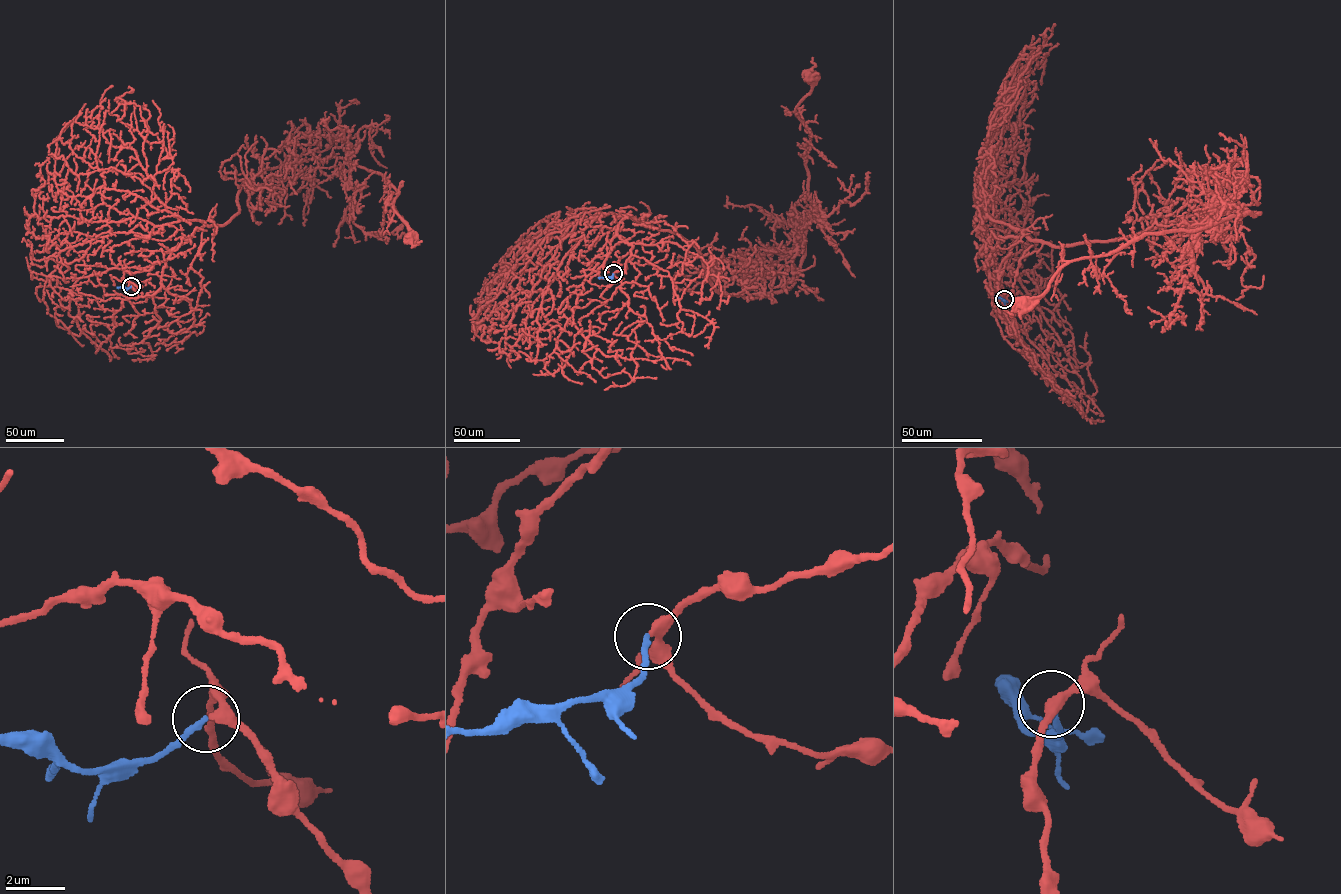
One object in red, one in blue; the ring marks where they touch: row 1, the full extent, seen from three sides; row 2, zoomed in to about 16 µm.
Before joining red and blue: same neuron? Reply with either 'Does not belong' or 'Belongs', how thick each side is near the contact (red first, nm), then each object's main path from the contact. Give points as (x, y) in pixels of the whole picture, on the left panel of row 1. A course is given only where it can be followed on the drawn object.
Belongs. Thickness 320 nm (red) against 200 nm. Course of red: (131, 286), (152, 295), (172, 251), (229, 222), (245, 182), (290, 162), (331, 157), (383, 174), (411, 236). Course of blue: (131, 286), (117, 287)

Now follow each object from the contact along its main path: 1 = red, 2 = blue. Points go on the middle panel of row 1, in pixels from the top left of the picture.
1: (613, 274), (631, 214), (692, 243), (720, 292), (790, 289), (810, 216), (796, 109), (809, 74)
2: (613, 273), (598, 278)

